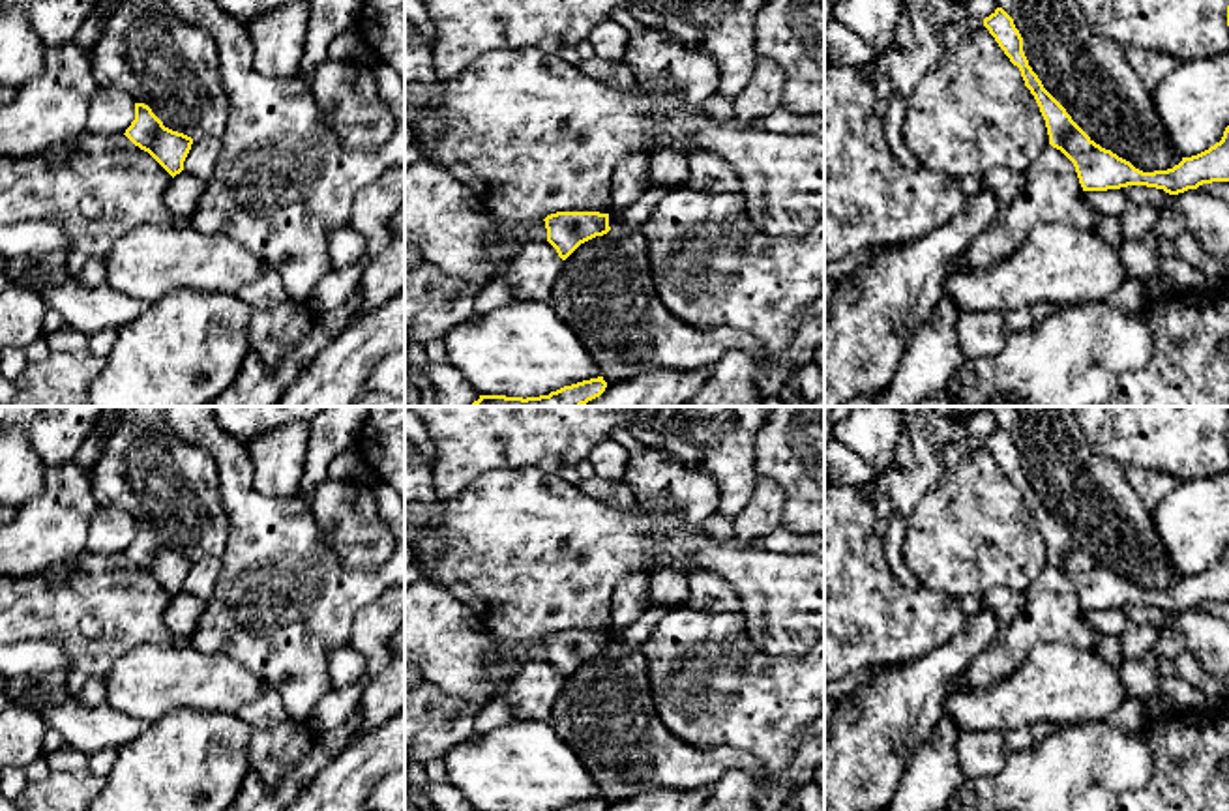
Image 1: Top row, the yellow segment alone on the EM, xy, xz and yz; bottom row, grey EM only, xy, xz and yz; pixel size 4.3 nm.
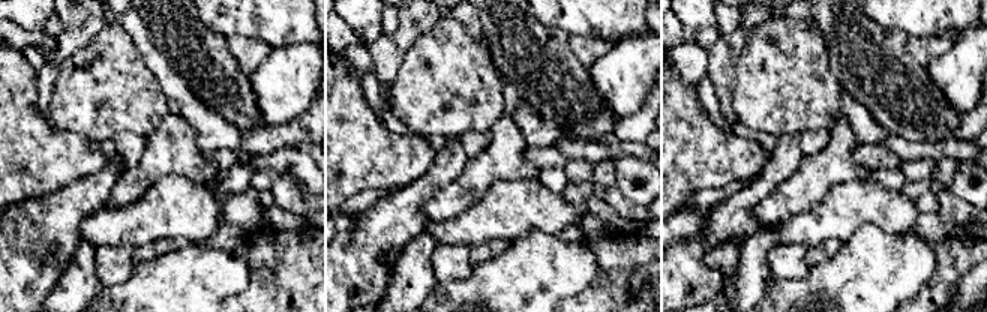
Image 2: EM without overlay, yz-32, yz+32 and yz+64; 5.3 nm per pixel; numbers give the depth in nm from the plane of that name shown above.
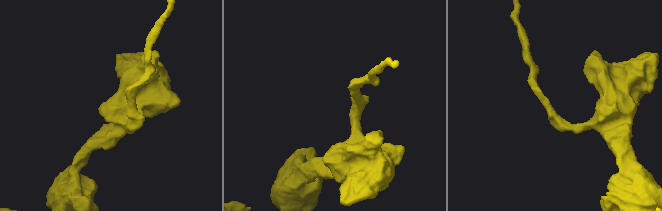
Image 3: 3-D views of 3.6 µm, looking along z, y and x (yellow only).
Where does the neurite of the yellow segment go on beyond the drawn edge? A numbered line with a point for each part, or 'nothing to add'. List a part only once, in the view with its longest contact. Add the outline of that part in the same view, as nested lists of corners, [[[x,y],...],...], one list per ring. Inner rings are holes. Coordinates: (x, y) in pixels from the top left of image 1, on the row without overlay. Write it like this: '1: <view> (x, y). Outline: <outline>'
nothing to add

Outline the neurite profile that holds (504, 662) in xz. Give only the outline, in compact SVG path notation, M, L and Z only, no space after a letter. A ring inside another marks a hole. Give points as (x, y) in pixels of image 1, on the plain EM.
M496 639L495 652L487 659L487 676L493 682L510 684L519 672L521 663L528 657L547 659L543 639L534 639L530 642Z

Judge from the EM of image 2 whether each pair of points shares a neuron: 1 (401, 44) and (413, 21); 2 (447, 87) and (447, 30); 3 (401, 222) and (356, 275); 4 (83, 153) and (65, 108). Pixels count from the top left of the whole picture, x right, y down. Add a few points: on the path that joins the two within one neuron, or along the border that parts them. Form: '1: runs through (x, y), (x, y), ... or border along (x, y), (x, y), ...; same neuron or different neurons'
1: runs through (404, 38), (411, 27); same neuron
2: runs through (447, 74), (447, 44); same neuron
3: runs through (387, 236), (362, 261); same neuron
4: border along (57, 128), (81, 134), (98, 144); different neurons

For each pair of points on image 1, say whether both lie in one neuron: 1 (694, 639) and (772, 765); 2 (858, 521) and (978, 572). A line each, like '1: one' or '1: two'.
1: one
2: two

